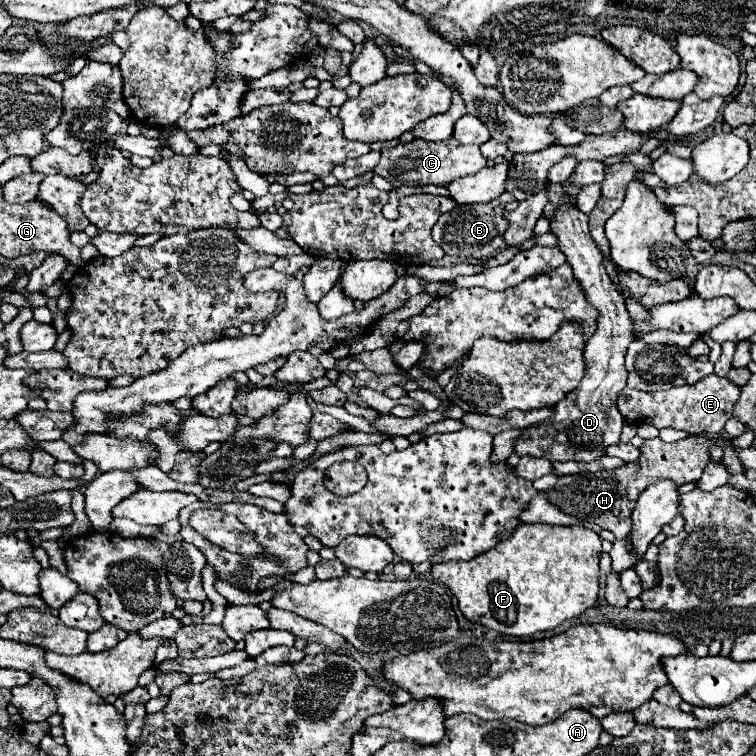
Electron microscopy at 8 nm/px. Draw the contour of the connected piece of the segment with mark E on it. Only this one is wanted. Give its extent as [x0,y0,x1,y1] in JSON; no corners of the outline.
[617,374,741,436]

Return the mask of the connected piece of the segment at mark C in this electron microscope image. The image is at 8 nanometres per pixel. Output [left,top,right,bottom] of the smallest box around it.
[373,138,487,186]

